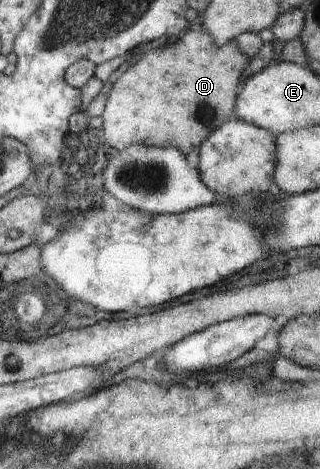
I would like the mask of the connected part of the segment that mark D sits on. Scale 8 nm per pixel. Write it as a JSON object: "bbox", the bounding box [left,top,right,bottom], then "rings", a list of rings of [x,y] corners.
{"bbox":[101,29,248,155],"rings":[[[186,29],[186,31],[179,37],[176,44],[171,44],[167,42],[164,47],[158,47],[151,49],[143,55],[143,58],[139,63],[135,63],[132,67],[129,67],[119,79],[116,80],[116,83],[113,85],[108,85],[106,88],[107,101],[105,109],[101,116],[103,116],[103,133],[104,140],[109,143],[111,147],[115,147],[119,151],[124,150],[130,145],[146,145],[149,147],[156,148],[175,148],[179,150],[182,154],[189,155],[189,153],[199,153],[200,145],[202,141],[211,133],[211,131],[219,129],[225,122],[227,122],[229,117],[233,115],[233,112],[236,111],[236,99],[243,85],[242,71],[245,69],[245,66],[248,64],[248,59],[242,51],[239,51],[236,41],[230,41],[228,44],[218,46],[213,39],[213,36],[207,30],[201,31],[192,31]]]}

